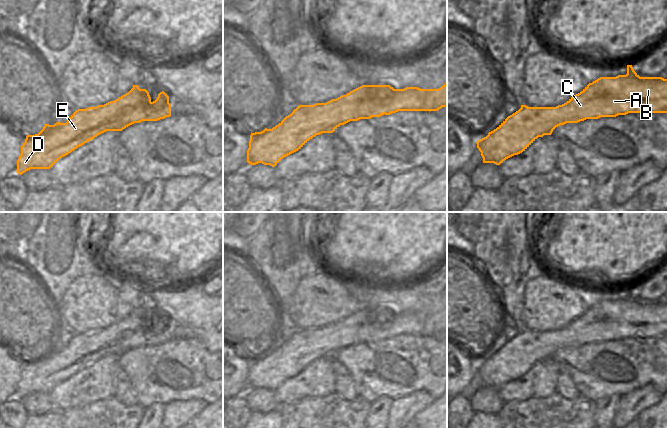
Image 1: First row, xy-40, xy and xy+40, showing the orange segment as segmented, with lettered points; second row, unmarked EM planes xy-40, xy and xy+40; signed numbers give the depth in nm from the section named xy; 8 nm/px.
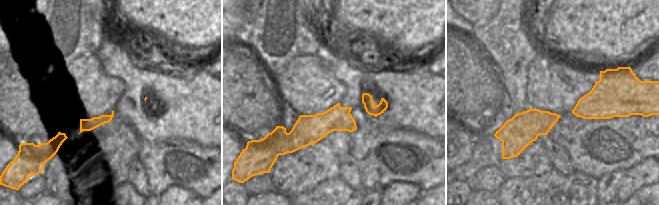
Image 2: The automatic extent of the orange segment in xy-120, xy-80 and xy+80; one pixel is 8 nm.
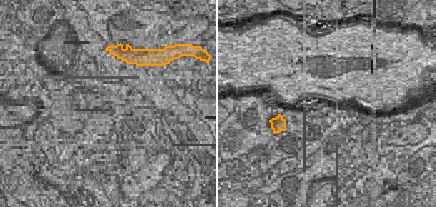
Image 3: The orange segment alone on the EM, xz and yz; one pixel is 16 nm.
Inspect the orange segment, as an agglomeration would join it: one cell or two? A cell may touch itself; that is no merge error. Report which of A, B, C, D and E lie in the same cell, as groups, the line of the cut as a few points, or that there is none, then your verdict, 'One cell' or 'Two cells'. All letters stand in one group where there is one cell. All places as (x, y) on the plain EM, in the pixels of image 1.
Groups: A B C D E. No split. One cell

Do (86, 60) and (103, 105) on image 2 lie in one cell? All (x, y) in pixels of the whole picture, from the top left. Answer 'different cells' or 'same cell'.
same cell

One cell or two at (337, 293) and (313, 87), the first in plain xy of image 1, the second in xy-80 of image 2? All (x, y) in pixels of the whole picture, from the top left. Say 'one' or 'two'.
one

